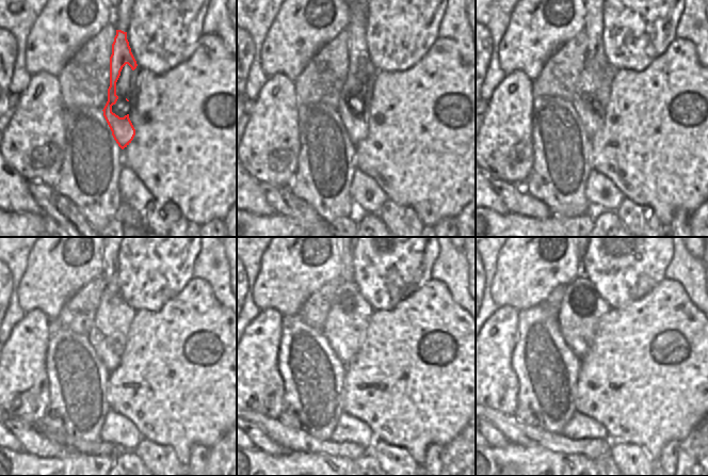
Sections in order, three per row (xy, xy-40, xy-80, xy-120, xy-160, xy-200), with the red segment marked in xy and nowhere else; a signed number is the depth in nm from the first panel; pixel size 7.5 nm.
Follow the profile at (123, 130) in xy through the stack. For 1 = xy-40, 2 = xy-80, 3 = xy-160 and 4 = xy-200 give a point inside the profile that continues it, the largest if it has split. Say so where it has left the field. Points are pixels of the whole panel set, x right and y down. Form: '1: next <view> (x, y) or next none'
1: next xy-40 (361, 74)
2: next xy-80 (594, 83)
3: next xy-160 (344, 329)
4: next xy-200 (581, 308)

